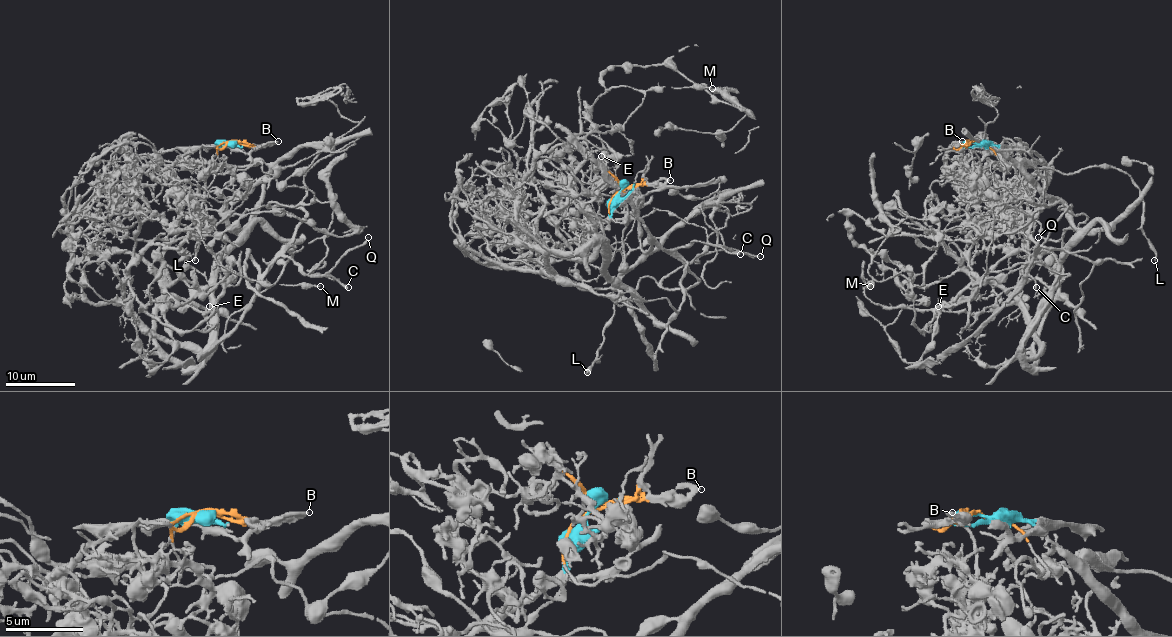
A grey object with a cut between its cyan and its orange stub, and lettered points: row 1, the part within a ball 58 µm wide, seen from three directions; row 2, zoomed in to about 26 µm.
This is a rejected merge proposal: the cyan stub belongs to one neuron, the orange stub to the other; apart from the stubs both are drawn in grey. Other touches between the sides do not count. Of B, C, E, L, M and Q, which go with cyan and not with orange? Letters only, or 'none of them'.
E, L, M

